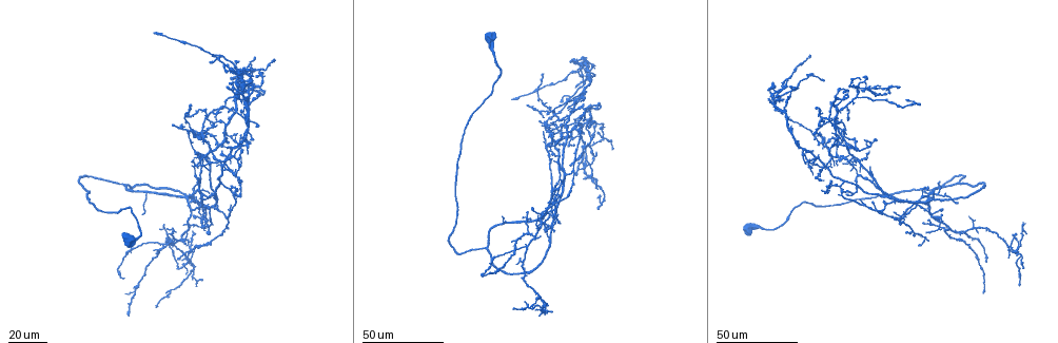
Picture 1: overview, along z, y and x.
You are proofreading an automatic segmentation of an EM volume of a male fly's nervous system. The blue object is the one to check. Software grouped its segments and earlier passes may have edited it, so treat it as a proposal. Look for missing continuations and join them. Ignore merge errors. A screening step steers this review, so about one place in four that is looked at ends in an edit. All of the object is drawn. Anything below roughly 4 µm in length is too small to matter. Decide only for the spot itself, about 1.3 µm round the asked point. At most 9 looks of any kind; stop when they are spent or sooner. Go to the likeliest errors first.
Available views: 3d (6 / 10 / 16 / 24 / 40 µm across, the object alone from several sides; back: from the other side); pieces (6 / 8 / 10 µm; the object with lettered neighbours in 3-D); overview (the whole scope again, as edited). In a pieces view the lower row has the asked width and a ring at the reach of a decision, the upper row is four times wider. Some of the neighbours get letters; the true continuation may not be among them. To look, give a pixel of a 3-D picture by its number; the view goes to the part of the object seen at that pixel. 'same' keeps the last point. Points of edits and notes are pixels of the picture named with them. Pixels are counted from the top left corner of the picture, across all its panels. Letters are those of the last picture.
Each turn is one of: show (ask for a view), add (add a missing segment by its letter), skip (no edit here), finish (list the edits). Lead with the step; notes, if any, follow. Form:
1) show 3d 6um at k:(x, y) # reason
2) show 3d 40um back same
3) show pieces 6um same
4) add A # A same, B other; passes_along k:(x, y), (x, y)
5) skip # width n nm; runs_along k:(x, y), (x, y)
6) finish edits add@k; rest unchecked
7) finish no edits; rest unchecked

show 3d 24um at 1:(501, 214) # free end

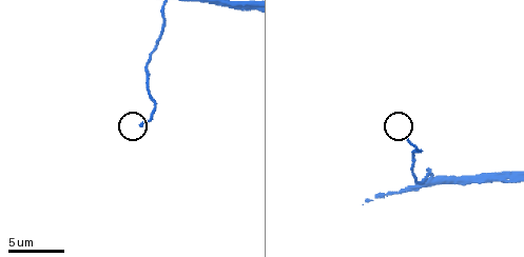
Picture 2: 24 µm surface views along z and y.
show pieces 8um at 2:(406, 138)

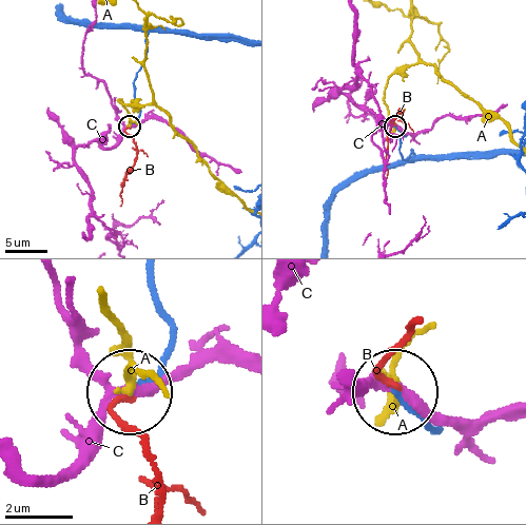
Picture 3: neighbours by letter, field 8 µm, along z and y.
add B # width 150 nm; A other, B same, C other; passes_along 3:(158, 312), (163, 360), (116, 413), (138, 445); it goes on there

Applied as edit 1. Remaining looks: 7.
show overview

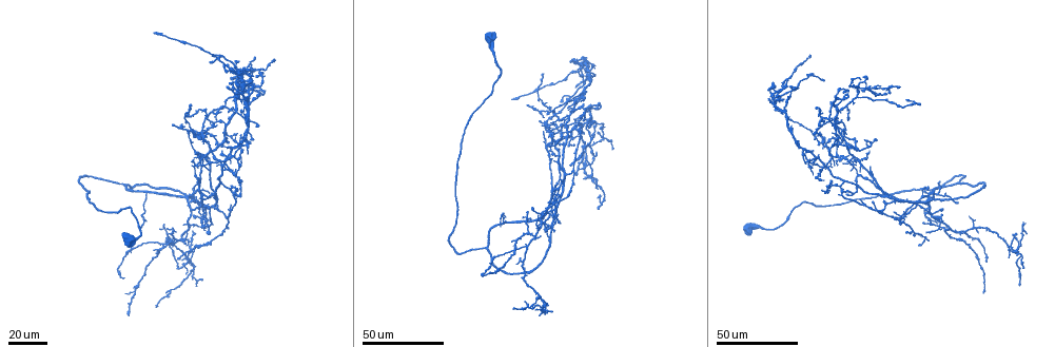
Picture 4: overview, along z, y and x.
show 3d 24um at 4:(209, 192) # thin end

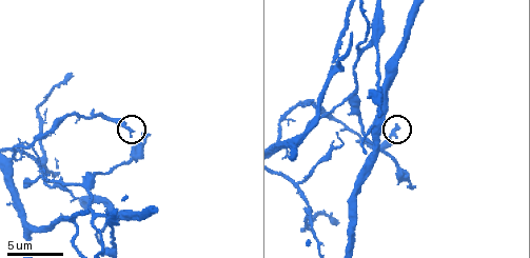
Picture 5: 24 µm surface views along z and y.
show pieces 6um at 5:(397, 124)

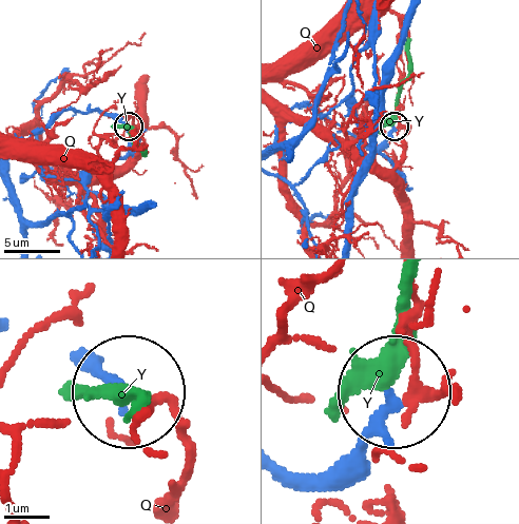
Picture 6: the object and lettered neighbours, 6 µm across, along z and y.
skip # Q other, Y other; runs_along 6:(287, 468), (310, 476), (332, 465), (386, 401); none of them fits

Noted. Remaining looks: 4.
show 3d 24um at 4:(886, 95) # branch stops here

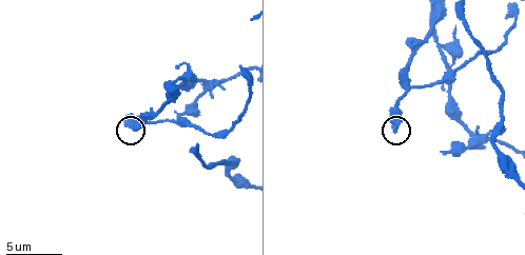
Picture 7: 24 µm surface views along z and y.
show 3d 6um at 7:(394, 130)

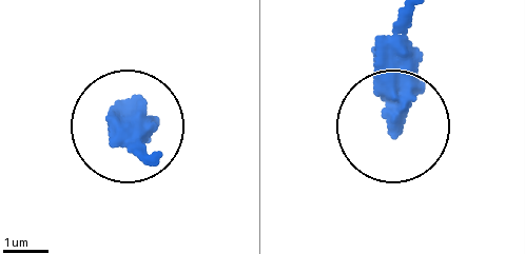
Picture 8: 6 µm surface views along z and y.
show pieces 8um at 8:(398, 128) # see the neighbours

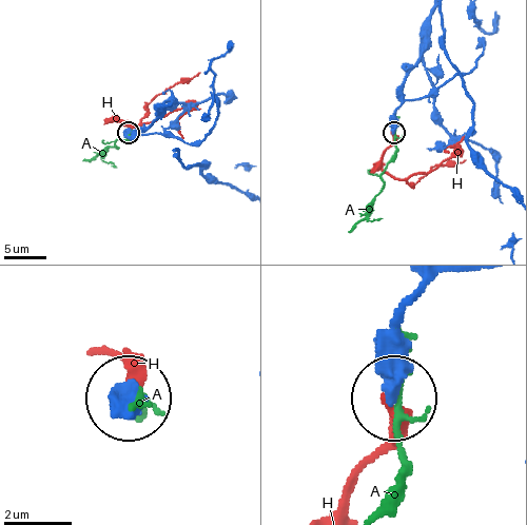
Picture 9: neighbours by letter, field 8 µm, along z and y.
skip # A other, H other; runs_along 9:(422, 285), (396, 336), (396, 392); none of them fits

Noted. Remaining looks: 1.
finish edits add@3; rest unchecked

